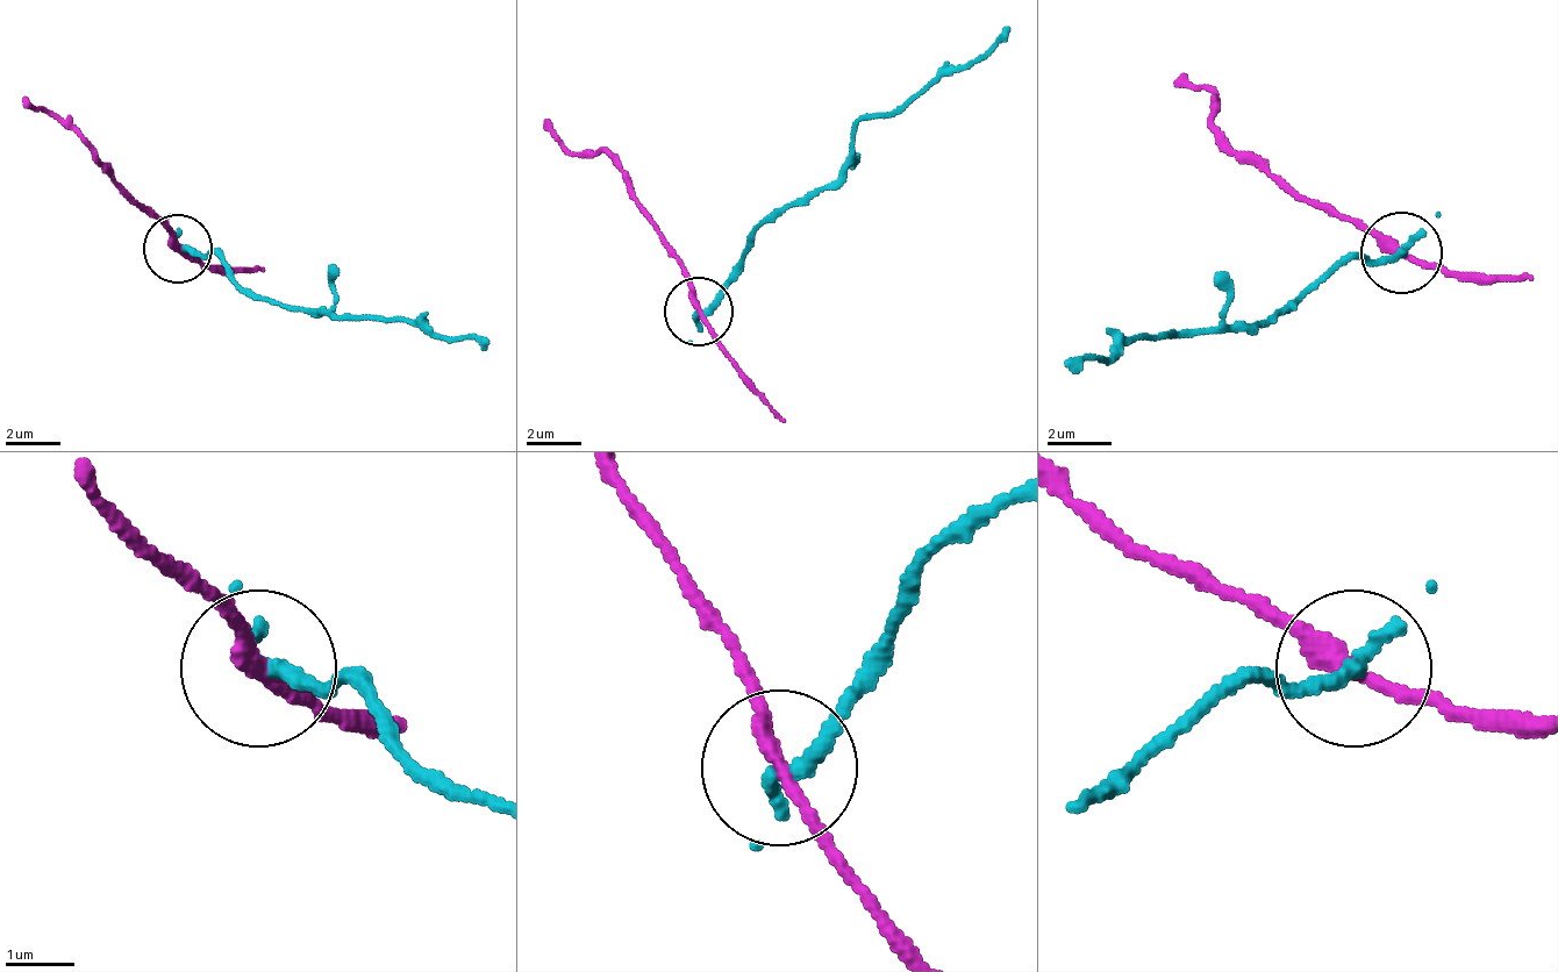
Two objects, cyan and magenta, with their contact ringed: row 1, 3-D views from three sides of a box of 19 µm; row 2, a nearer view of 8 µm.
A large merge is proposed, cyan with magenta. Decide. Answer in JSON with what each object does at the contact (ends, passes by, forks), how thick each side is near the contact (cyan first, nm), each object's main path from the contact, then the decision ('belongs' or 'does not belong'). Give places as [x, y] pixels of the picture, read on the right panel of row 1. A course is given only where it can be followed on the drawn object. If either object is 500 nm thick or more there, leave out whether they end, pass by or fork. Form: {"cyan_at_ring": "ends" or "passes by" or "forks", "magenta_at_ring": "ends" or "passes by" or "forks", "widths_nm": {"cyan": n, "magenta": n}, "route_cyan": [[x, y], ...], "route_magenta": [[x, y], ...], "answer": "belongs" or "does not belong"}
{"cyan_at_ring": "ends", "magenta_at_ring": "passes by", "widths_nm": {"cyan": 280, "magenta": 240}, "route_cyan": [[1403, 250], [1346, 258], [1242, 331], [1169, 331], [1064, 364]], "route_magenta": [[1403, 250], [1250, 162], [1209, 121], [1217, 97], [1177, 80]], "answer": "does not belong"}

